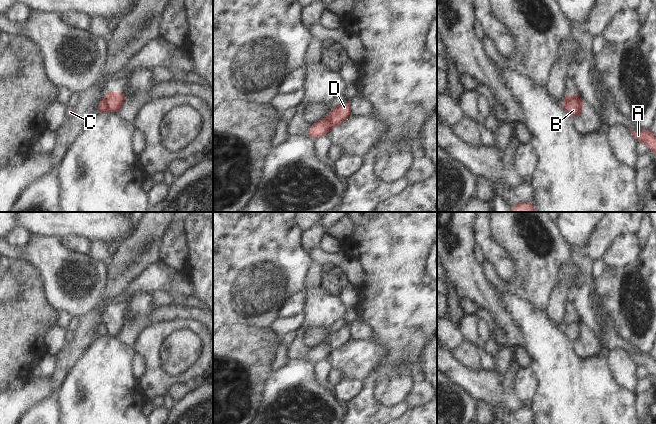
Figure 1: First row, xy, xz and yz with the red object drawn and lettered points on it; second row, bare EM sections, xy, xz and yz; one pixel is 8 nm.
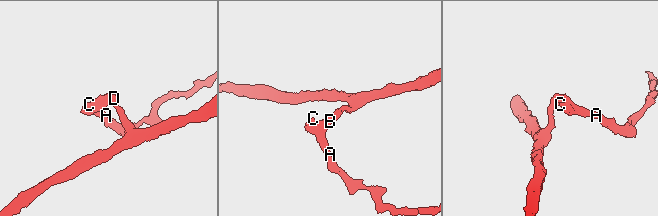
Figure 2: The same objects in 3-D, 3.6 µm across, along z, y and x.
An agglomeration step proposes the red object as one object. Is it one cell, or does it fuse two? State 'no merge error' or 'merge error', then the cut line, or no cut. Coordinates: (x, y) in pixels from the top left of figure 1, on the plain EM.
merge error; cut xy (103, 323), (109, 335)

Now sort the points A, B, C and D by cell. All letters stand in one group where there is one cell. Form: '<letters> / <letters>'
A B C / D

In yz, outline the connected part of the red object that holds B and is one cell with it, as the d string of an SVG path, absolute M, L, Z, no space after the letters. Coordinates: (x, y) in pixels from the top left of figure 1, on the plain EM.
M581 321L574 322L568 325L564 325L561 328L561 331L565 334L565 336L575 344L575 342L581 337L583 332L583 327Z

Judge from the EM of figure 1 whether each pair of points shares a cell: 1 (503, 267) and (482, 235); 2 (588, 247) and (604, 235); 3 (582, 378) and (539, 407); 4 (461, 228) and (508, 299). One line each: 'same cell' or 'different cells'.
1: same cell
2: same cell
3: same cell
4: different cells

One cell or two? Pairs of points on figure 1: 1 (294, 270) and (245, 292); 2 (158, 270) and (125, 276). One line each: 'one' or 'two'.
1: one
2: two

